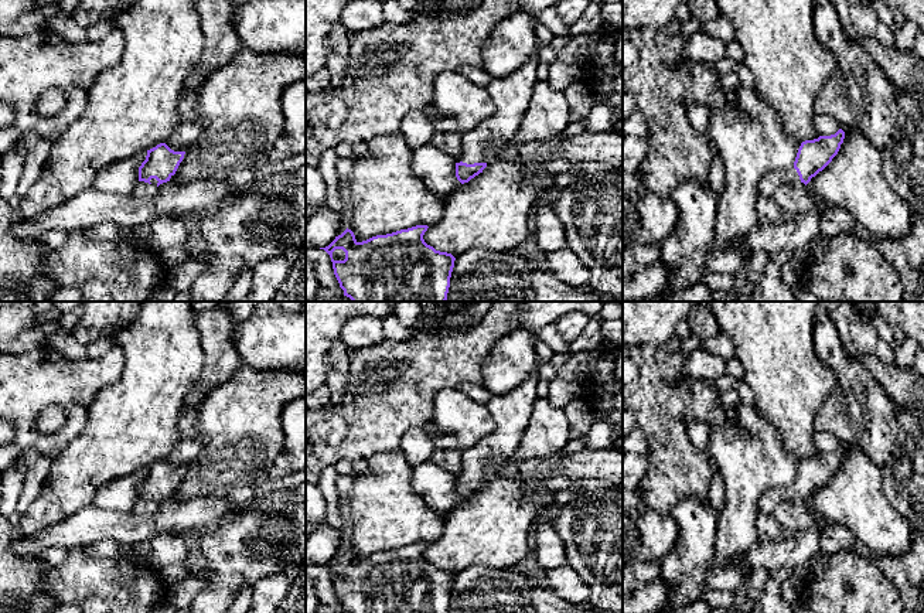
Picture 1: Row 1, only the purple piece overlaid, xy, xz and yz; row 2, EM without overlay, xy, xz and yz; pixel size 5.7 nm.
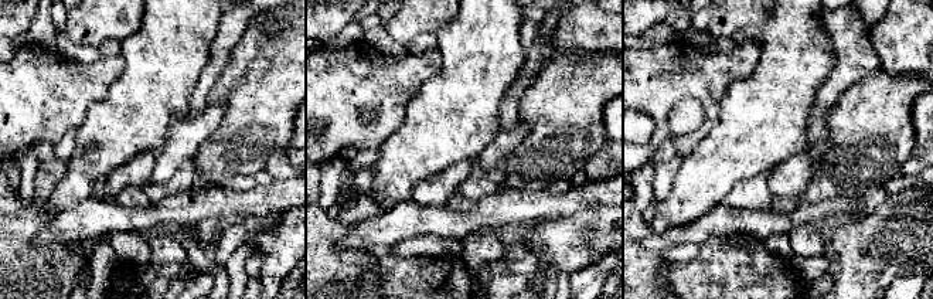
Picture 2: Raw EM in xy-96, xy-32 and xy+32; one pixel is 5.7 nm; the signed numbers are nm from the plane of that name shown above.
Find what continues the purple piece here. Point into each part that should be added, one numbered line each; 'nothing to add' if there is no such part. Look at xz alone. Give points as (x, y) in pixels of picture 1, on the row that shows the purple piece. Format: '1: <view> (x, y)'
1: xz (511, 95)

